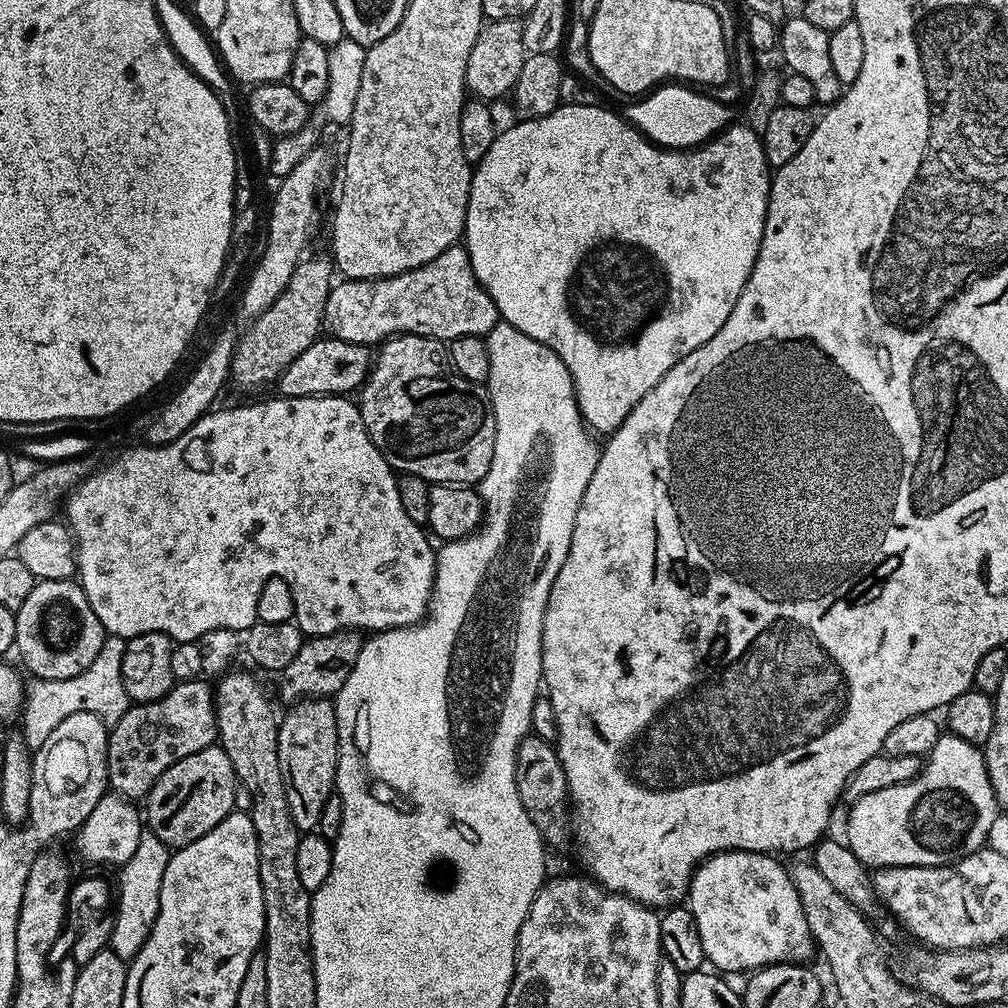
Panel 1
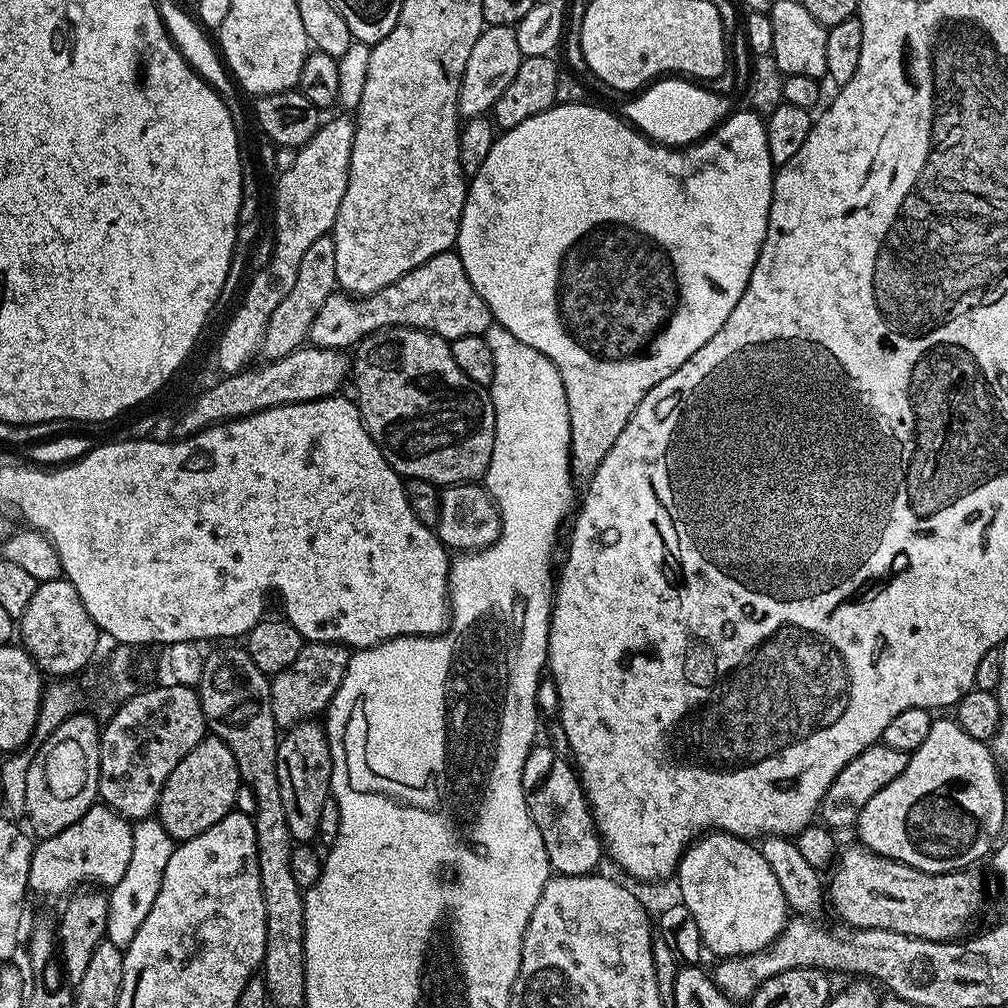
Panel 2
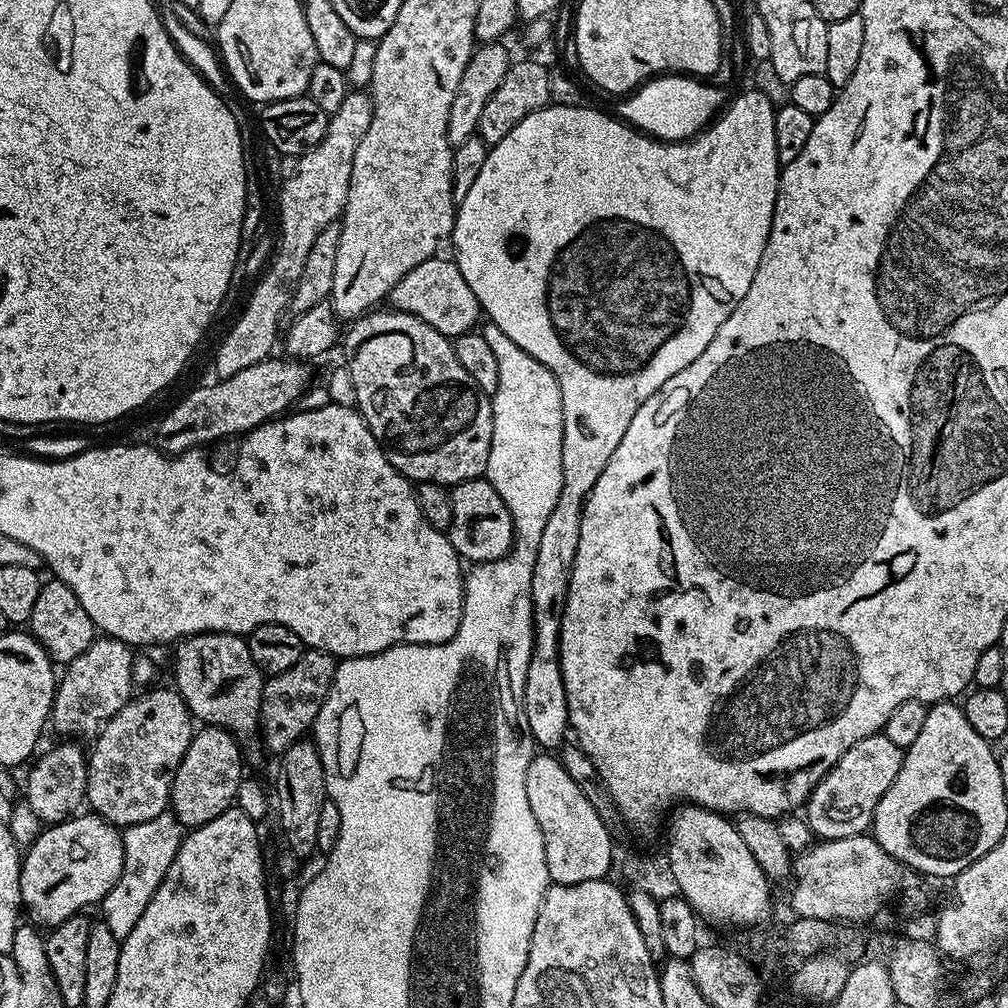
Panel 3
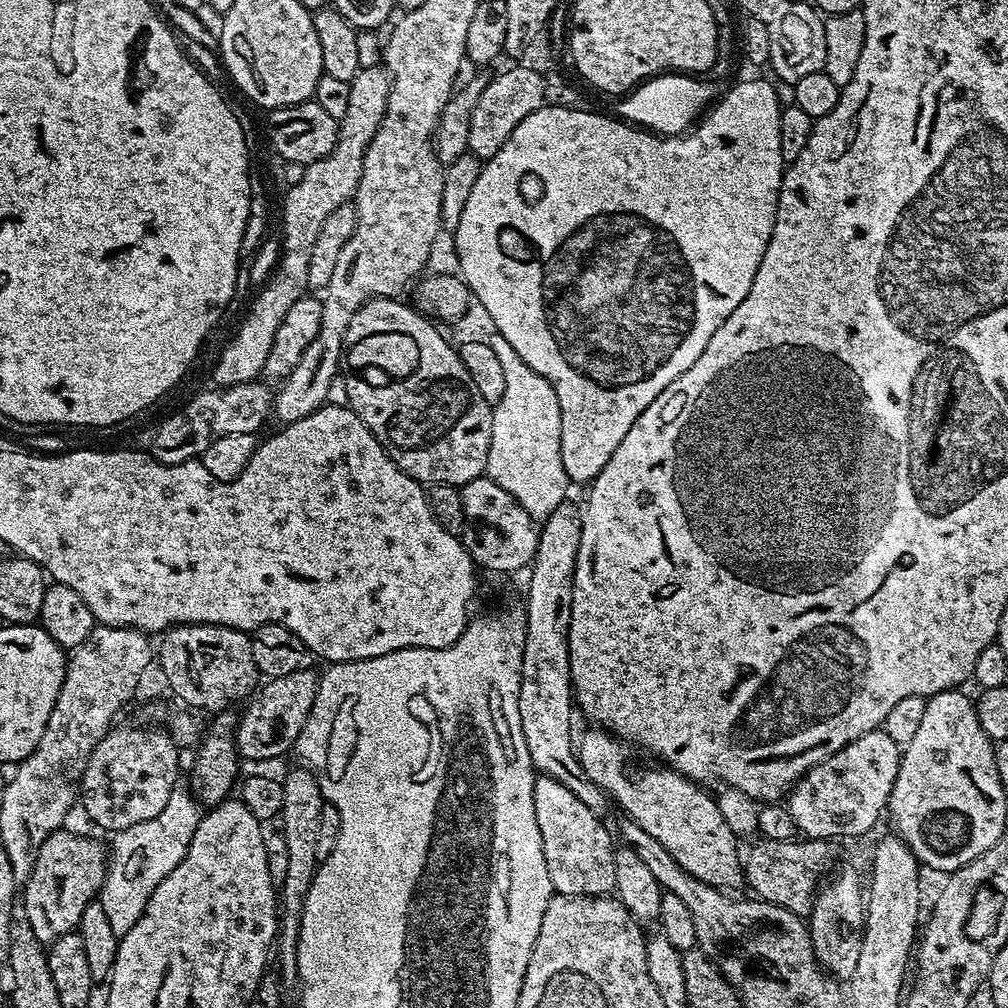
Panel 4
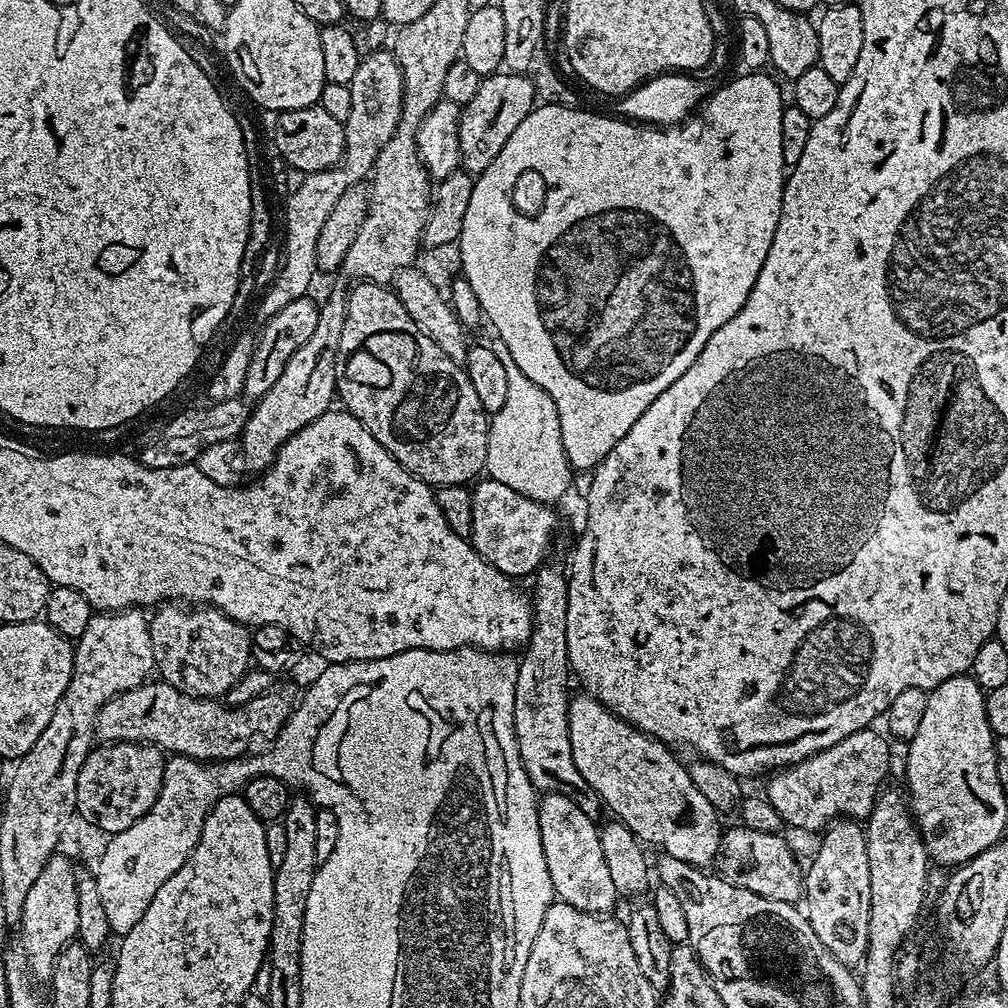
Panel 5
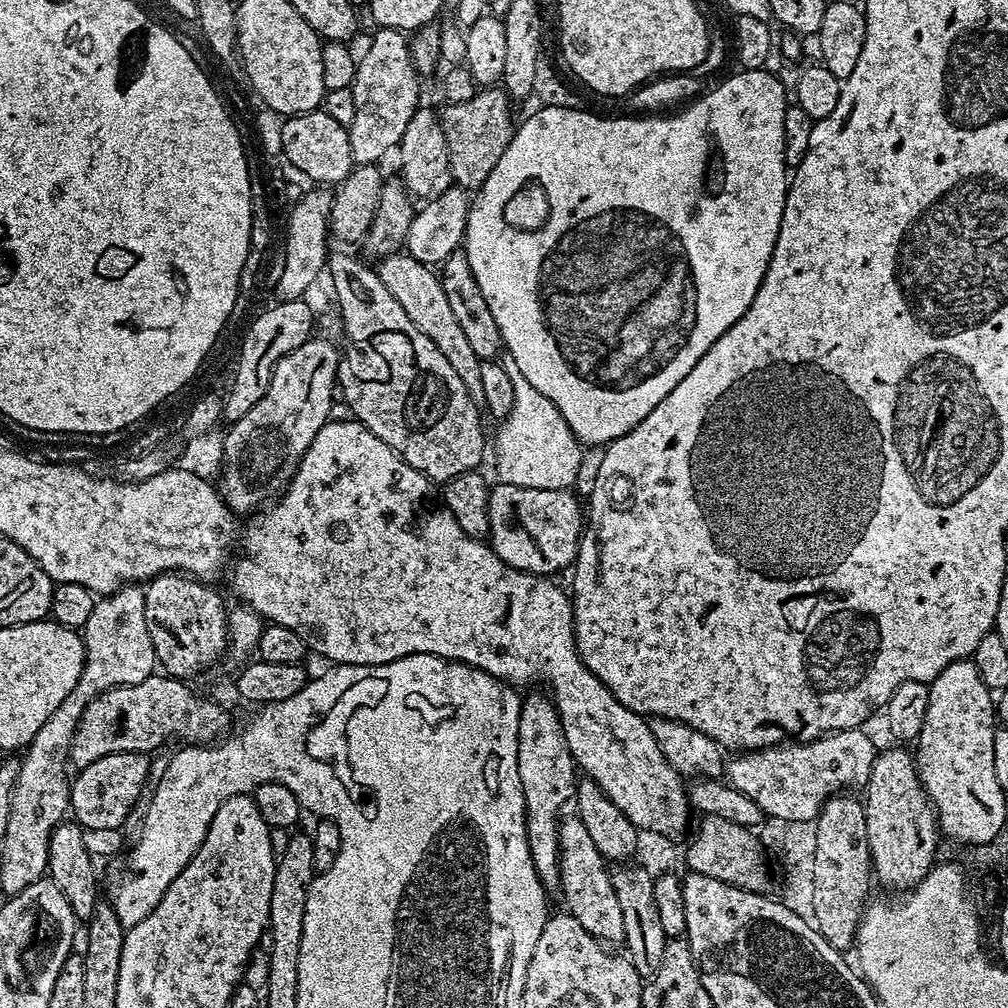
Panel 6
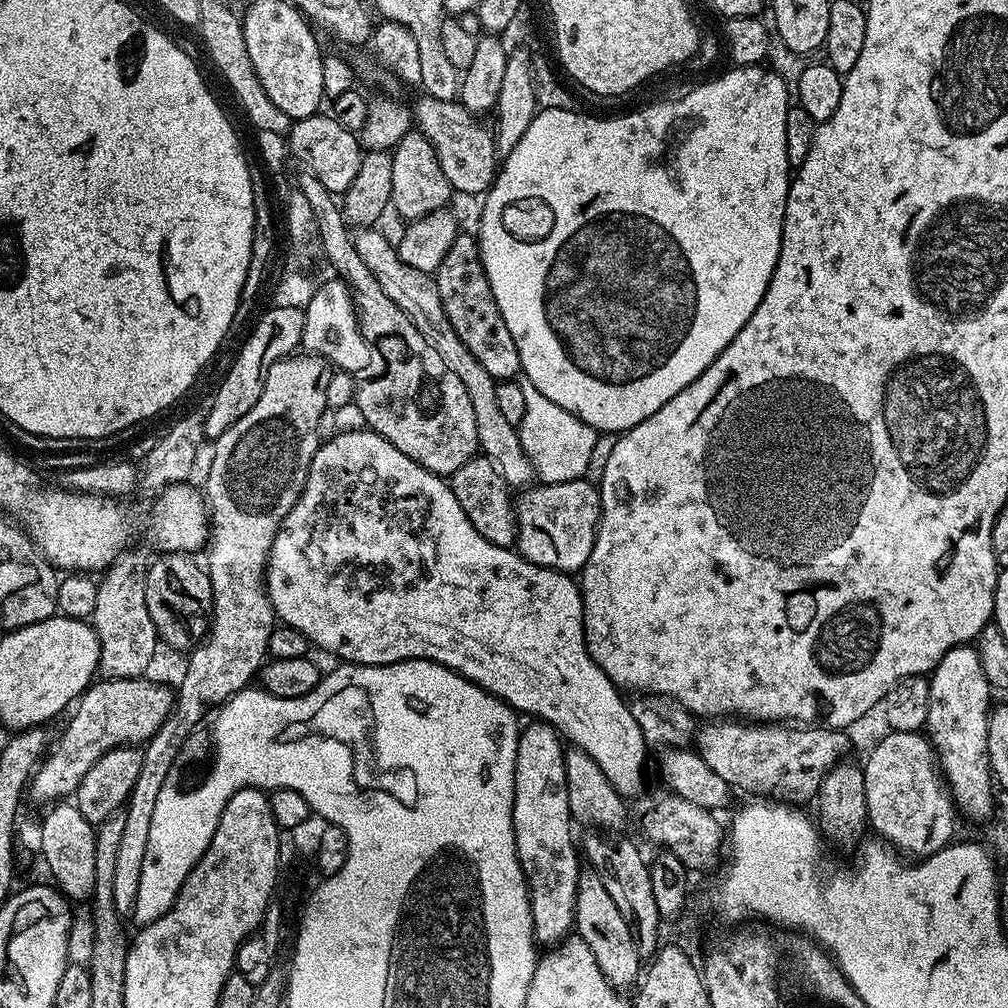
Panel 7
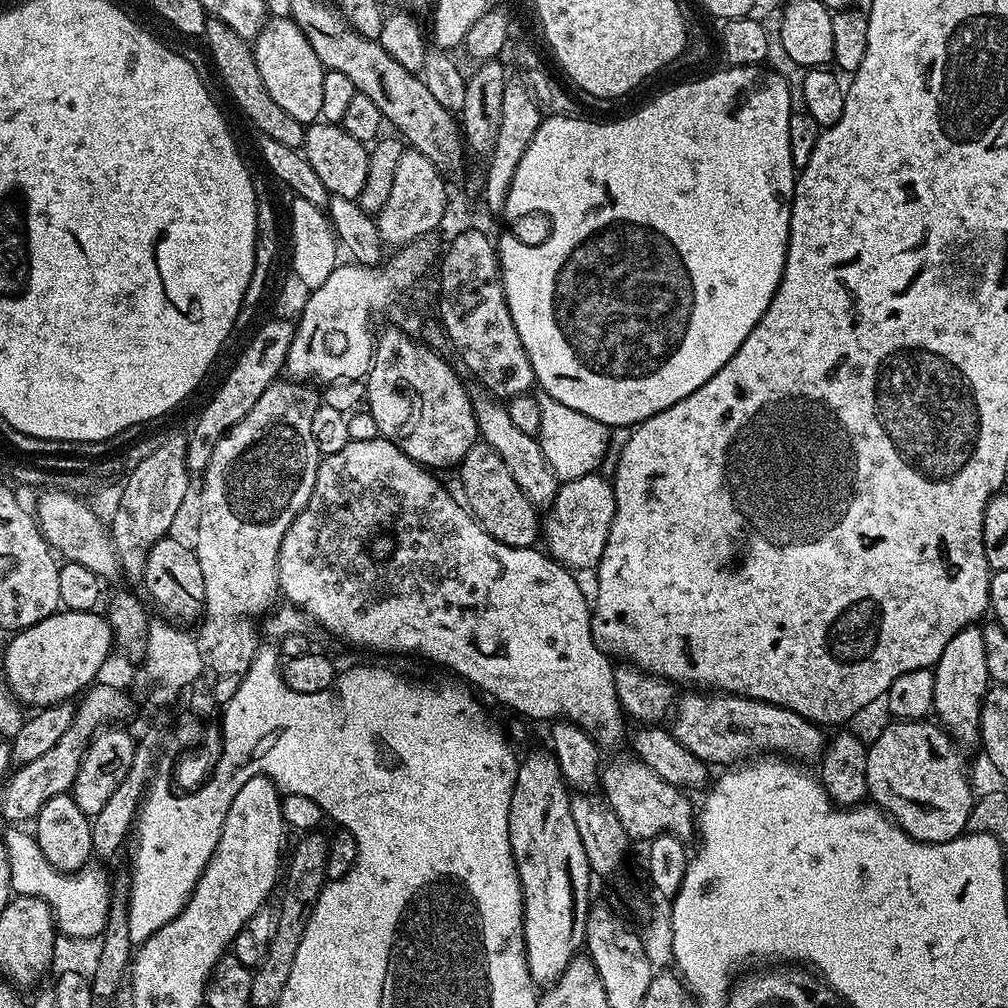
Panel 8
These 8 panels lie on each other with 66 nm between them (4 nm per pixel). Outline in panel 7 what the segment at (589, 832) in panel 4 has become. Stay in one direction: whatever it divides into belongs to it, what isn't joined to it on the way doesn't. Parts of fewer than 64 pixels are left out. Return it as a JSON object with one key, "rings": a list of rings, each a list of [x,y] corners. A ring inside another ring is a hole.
{"rings":[[[591,870],[581,871],[580,874],[574,932],[582,938],[582,942],[586,942],[586,946],[590,946],[590,954],[594,954],[598,966],[617,989],[631,989],[641,979],[642,957],[638,954],[636,939],[632,937],[630,926],[626,926],[626,918],[622,918],[618,906],[614,906],[614,898],[610,898],[606,886],[602,886]]]}

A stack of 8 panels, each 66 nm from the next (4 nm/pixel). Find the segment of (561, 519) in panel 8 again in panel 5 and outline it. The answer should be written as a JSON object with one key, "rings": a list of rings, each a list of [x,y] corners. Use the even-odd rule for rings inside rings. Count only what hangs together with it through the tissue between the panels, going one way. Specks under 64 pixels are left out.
{"rings":[[[480,478],[471,485],[472,494],[472,548],[490,566],[502,570],[502,574],[513,578],[531,577],[545,563],[544,555],[548,552],[548,543],[552,540],[552,531],[556,528],[556,516],[549,505],[538,502],[534,498],[526,498],[526,494],[518,494],[510,490],[510,486],[502,486],[502,482],[491,478]]]}

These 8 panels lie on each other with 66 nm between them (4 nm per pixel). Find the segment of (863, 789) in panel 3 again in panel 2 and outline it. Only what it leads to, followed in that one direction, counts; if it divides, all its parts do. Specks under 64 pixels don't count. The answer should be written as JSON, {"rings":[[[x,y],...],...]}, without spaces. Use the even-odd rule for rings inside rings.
{"rings":[[[883,742],[871,744],[869,748],[862,750],[862,754],[858,754],[858,758],[851,760],[840,771],[838,778],[834,778],[830,790],[826,790],[820,803],[819,819],[832,830],[851,829],[862,814],[866,802],[870,802],[870,798],[874,798],[874,794],[878,794],[882,786],[890,786],[890,782],[894,782],[894,778],[898,778],[898,774],[906,770],[908,758],[909,753],[894,750],[894,746],[886,746]]]}

